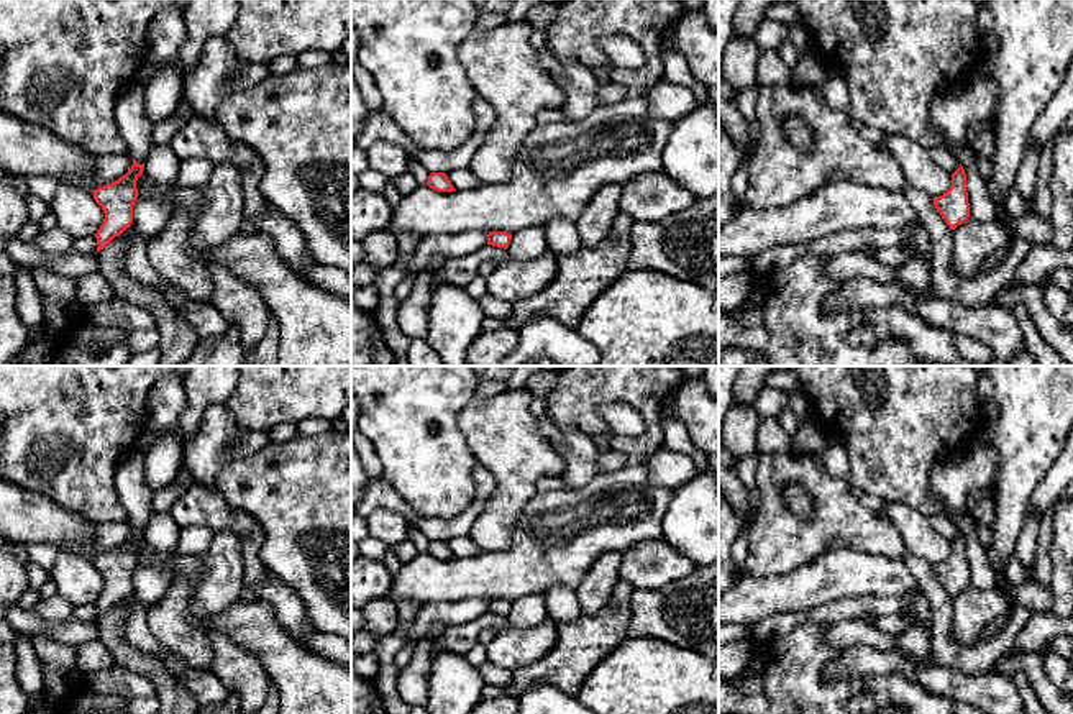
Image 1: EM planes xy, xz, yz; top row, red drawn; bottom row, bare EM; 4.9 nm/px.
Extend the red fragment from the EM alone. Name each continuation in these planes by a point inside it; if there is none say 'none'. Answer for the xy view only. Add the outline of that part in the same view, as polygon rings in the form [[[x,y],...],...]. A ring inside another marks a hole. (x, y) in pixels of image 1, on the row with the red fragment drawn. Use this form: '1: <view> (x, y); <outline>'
1: xy (135, 127); [[[135,80],[125,87],[118,97],[115,120],[130,154],[138,164],[144,164],[144,158],[154,143],[153,123],[144,112],[143,84]]]

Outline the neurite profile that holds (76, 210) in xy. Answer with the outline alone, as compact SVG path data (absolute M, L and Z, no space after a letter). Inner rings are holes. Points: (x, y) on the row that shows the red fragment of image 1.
M57 184L49 212L56 217L56 227L67 231L74 240L95 236L105 220L105 213L90 190L62 184Z

